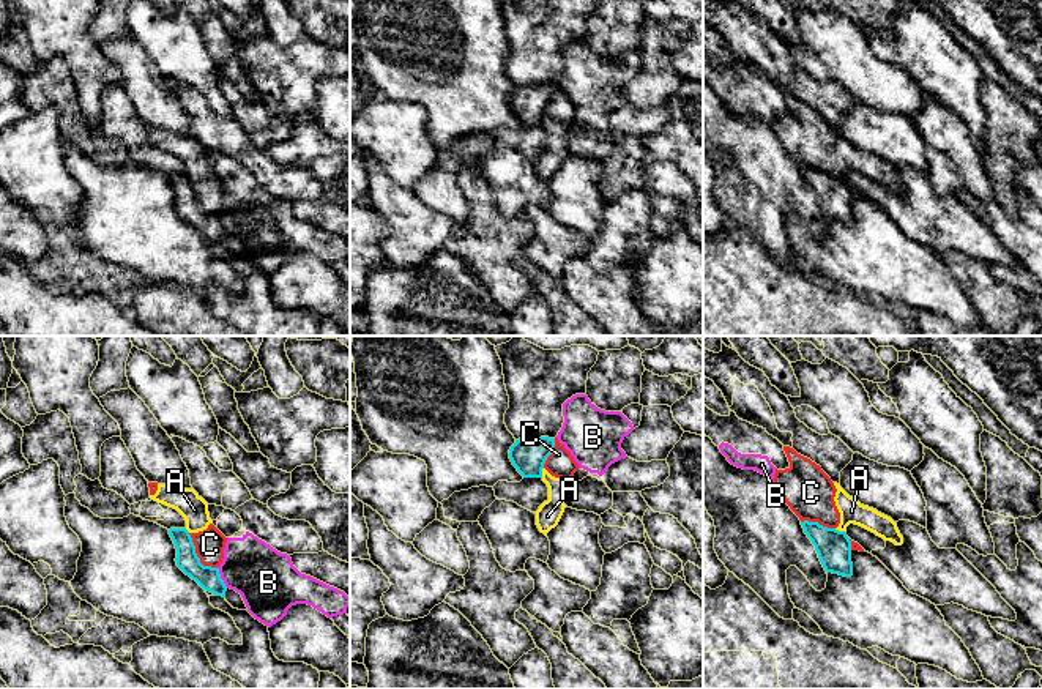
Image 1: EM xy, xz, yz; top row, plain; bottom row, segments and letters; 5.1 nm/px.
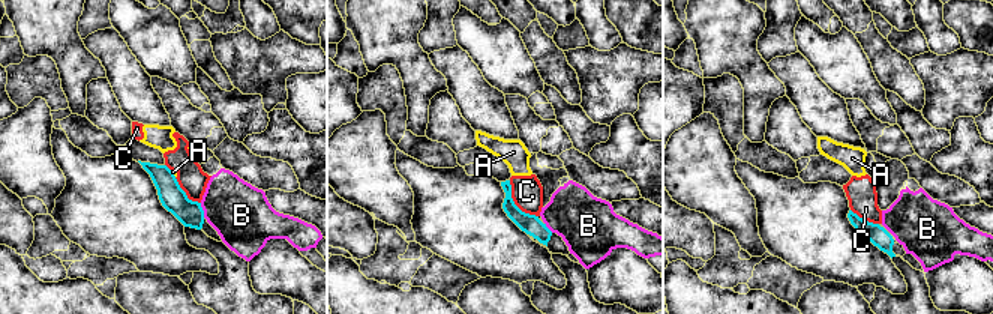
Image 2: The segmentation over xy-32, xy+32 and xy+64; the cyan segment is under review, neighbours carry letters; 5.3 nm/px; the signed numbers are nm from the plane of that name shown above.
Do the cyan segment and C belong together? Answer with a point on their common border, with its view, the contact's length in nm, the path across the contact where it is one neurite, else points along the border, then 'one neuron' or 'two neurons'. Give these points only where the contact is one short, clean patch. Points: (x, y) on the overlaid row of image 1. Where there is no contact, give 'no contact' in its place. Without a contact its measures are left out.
xy (197, 557) | 240 nm | two neurons

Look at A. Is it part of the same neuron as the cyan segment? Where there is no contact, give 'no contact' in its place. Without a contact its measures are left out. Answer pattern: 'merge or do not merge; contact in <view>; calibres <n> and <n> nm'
do not merge; contact in xz; calibres 180 and 120 nm

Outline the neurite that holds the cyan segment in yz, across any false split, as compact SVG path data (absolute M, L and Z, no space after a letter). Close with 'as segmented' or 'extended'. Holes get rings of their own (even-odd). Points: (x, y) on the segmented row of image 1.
M804 520L801 525L807 538L815 546L824 571L843 577L851 577L851 541L847 533L823 527L818 522Z | as segmented

